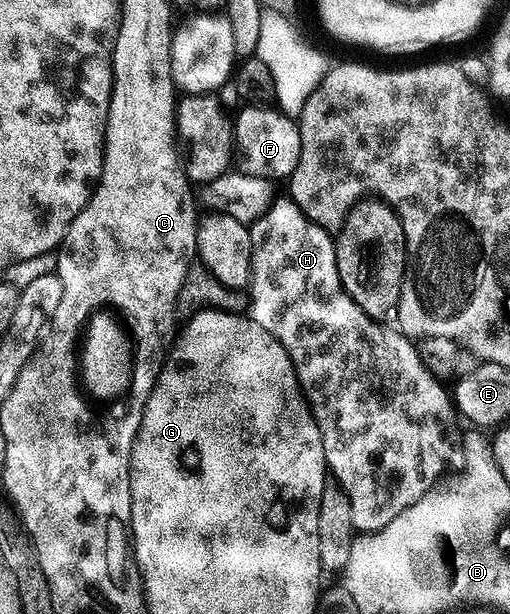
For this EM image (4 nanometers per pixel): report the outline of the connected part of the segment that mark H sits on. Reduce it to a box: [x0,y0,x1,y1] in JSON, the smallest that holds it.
[247,194,465,533]

